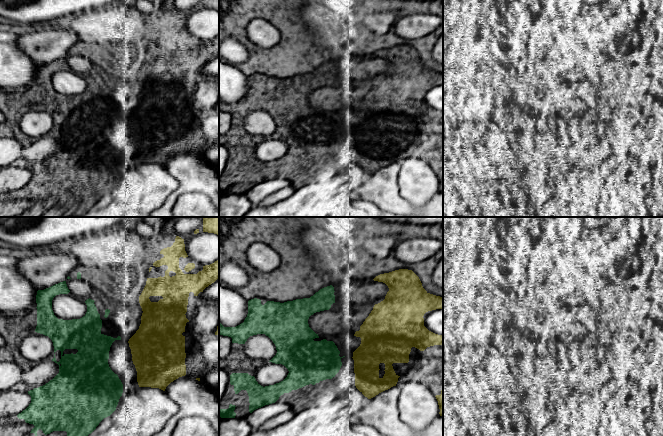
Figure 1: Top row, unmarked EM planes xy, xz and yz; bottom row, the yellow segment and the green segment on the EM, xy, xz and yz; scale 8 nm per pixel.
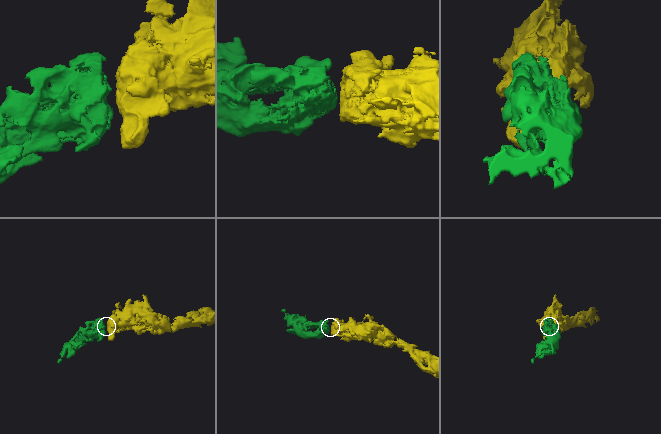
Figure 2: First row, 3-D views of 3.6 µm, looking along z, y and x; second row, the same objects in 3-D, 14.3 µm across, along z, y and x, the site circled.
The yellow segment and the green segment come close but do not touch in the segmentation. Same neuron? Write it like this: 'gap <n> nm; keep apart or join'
gap 60 nm; join

